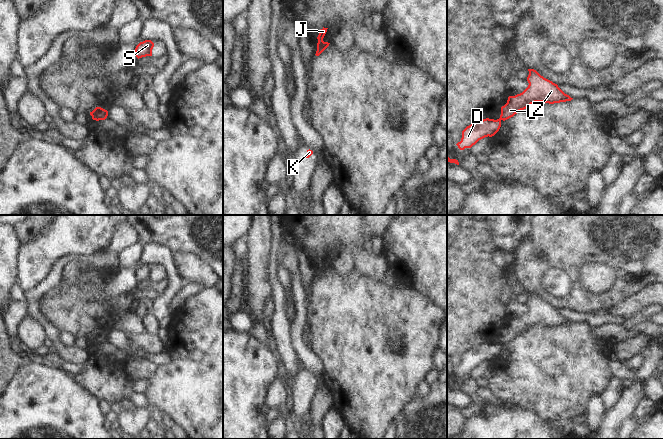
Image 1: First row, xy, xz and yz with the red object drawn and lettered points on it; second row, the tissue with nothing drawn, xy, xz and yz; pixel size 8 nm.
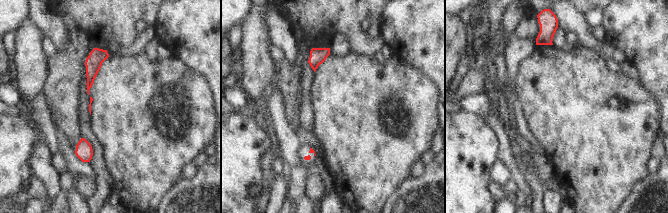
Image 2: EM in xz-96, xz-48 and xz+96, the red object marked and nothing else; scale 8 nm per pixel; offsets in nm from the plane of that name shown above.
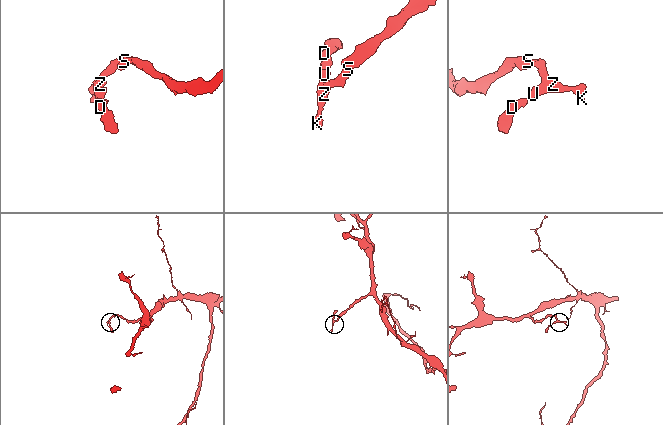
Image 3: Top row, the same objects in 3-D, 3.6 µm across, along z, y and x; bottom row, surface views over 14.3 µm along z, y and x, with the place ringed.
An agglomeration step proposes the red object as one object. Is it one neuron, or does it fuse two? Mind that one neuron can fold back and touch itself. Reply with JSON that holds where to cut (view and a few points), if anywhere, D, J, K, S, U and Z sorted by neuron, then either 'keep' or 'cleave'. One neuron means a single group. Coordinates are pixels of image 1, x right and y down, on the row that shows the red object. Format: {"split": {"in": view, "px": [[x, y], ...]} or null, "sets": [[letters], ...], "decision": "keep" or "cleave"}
{"split": {"in": "xz", "px": [[328, 43], [317, 45]]}, "sets": [["D", "J"], ["K", "S", "U", "Z"]], "decision": "cleave"}

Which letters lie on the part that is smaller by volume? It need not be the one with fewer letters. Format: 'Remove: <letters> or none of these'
Remove: D, J

